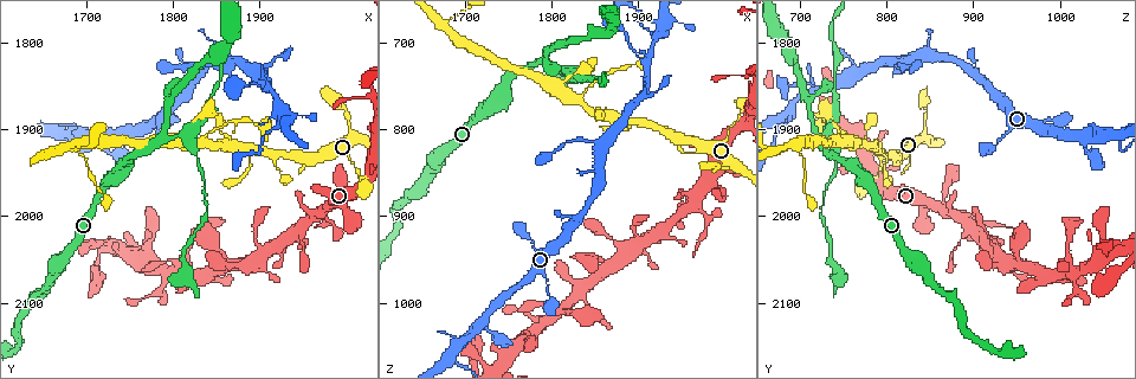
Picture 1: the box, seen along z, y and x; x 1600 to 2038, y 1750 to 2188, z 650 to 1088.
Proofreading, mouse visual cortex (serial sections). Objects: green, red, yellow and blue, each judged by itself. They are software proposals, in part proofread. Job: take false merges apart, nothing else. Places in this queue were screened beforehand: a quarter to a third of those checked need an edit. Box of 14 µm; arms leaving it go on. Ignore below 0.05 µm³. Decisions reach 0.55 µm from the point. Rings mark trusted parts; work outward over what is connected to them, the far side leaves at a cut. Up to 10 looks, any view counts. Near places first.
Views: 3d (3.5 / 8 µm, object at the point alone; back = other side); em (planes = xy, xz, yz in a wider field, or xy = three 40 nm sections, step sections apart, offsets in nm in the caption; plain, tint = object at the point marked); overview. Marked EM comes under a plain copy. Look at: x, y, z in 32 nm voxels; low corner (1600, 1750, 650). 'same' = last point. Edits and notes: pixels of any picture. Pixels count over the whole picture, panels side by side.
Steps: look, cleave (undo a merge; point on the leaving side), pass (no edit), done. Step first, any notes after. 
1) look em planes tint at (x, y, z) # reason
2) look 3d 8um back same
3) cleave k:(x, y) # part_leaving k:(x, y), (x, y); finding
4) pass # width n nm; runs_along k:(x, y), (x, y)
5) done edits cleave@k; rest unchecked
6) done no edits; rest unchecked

look 3d 3.5um at (1860, 1820, 815) # three arms meet

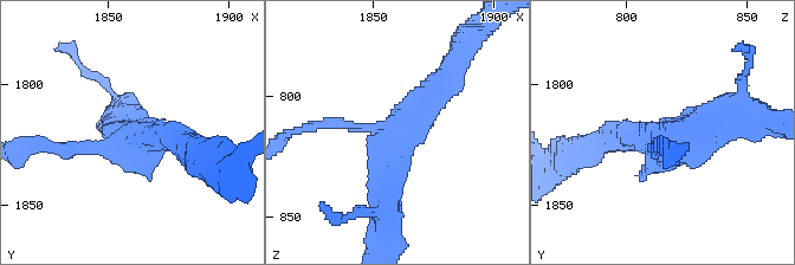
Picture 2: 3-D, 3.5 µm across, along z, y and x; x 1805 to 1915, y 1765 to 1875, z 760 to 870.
look em xy step 5 tint at (1858, 1822, 818) # arms 3; arm_widths 150, 400, 400 nm; now the EM

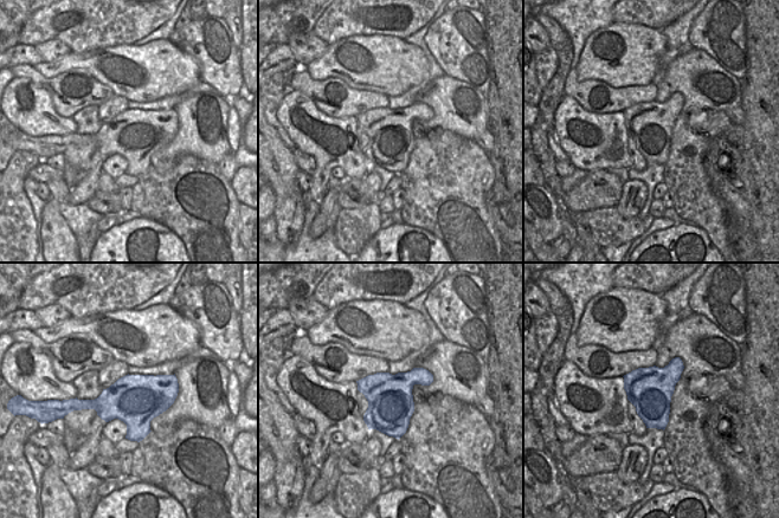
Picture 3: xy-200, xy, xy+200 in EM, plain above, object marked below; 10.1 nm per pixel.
pass # runs_along 2:(383, 212), (387, 142), (445, 79); all the same cell

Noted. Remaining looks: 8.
look 3d 3.5um at (1785, 1915, 725) # narrows sharply

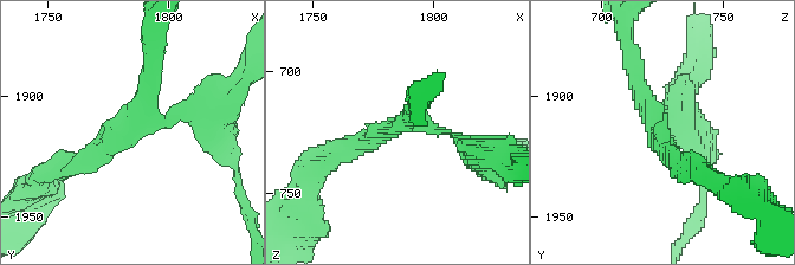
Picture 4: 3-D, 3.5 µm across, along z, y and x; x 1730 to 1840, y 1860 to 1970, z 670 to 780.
look em xy step 5 tint at (1787, 1912, 723) # arms 3; arm_widths 150, 200, 250 nm

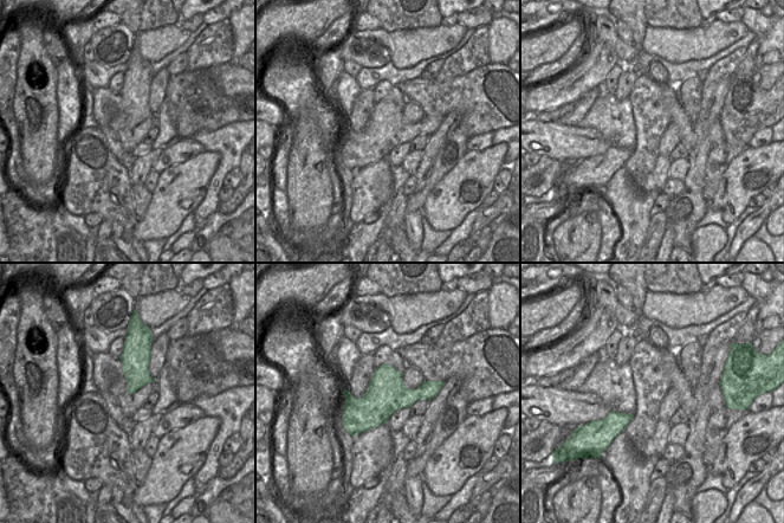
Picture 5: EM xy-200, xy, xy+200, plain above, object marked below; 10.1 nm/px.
pass # runs_along 5:(438, 383), (344, 421); one cell here

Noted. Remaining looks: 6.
look 3d 3.5um at (1840, 1865, 735) # calibre changes

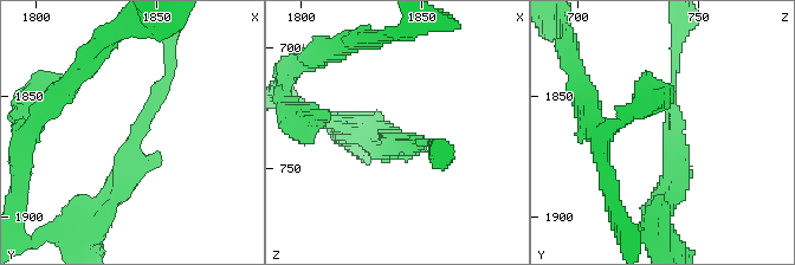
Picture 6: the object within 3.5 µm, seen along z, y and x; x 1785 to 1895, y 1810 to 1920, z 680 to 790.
look em xy step 2 tint at (1844, 1865, 739) # arm_widths 100, 250 nm; need the tissue

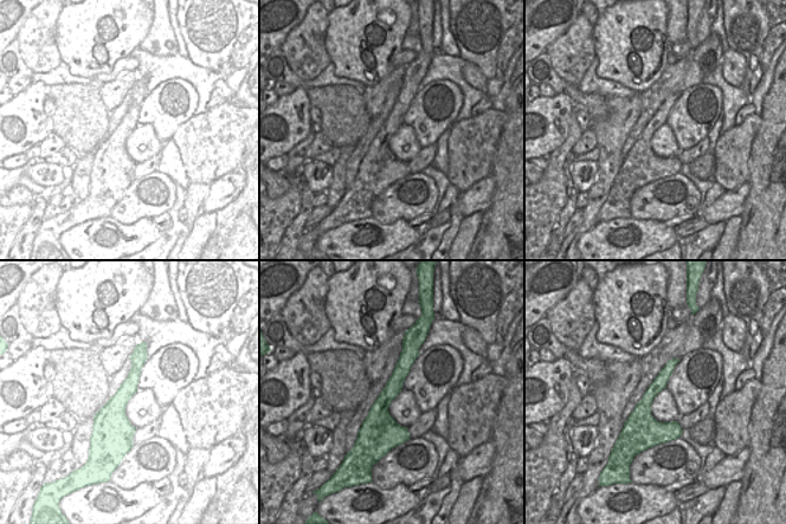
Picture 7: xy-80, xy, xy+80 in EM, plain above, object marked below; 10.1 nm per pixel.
pass # runs_along 6:(104, 196), (170, 59); one cell here

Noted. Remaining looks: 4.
look 3d 3.5um at (1930, 1890, 680)

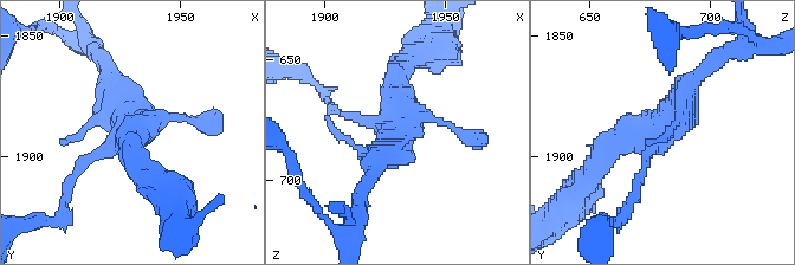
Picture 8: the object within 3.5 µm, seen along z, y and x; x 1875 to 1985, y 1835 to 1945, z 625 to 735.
look em planes tint at (1928, 1890, 679) # shape alone is not enough

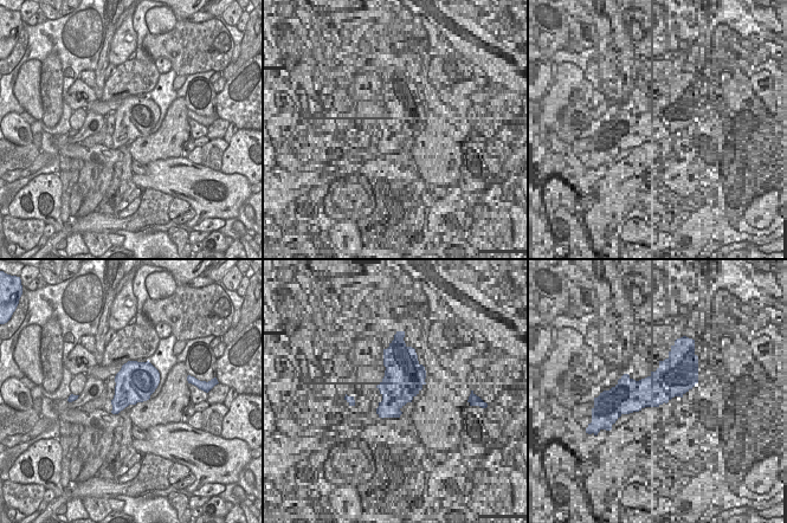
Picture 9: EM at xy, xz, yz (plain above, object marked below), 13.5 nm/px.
pass # runs_along 8:(700, 71), (658, 133), (594, 166); continuous, no second cell

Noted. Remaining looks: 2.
done no edits; rest unchecked

